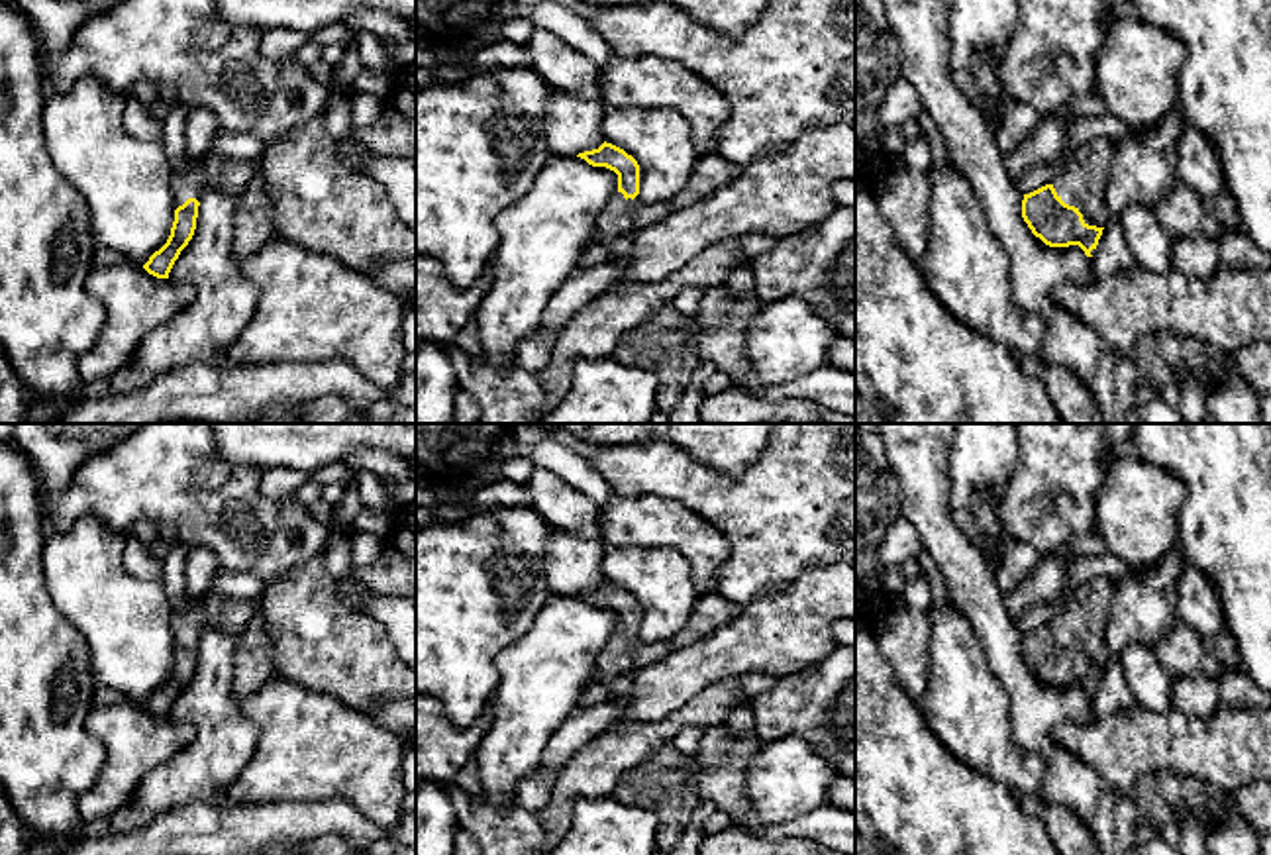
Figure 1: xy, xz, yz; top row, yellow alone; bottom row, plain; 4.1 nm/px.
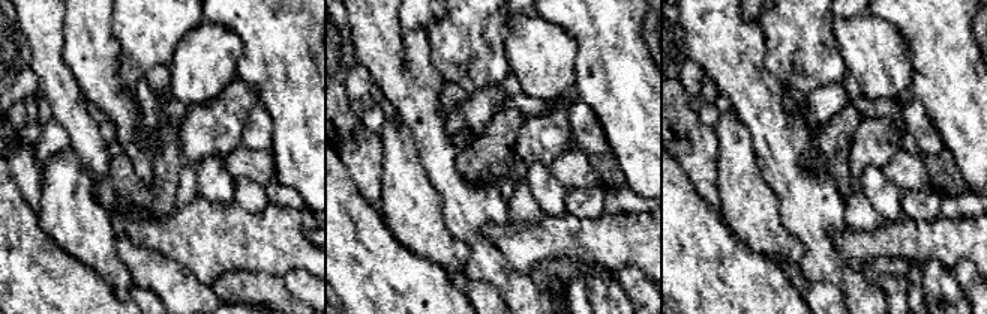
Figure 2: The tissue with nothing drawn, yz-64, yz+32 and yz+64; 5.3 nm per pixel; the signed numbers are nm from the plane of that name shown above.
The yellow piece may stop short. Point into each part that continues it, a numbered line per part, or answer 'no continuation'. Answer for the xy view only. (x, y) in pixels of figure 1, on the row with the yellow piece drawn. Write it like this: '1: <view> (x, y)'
1: xy (234, 177)

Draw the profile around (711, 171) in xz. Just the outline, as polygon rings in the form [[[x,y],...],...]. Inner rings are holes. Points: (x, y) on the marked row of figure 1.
[[[716,153],[698,157],[686,184],[669,200],[673,212],[692,206],[716,188],[728,184],[741,169],[726,163]]]

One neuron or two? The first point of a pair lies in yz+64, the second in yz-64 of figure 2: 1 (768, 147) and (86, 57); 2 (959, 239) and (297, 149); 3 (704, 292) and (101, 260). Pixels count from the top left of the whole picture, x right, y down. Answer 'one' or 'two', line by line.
1: two
2: two
3: two

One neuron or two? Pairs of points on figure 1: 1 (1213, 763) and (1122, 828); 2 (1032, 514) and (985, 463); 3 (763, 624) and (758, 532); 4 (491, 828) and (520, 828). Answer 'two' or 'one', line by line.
1: two
2: two
3: two
4: one

